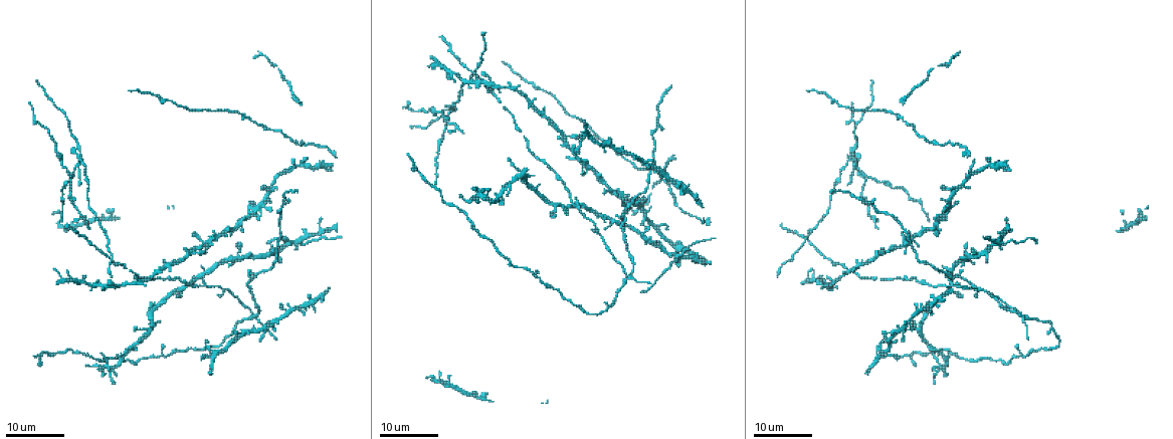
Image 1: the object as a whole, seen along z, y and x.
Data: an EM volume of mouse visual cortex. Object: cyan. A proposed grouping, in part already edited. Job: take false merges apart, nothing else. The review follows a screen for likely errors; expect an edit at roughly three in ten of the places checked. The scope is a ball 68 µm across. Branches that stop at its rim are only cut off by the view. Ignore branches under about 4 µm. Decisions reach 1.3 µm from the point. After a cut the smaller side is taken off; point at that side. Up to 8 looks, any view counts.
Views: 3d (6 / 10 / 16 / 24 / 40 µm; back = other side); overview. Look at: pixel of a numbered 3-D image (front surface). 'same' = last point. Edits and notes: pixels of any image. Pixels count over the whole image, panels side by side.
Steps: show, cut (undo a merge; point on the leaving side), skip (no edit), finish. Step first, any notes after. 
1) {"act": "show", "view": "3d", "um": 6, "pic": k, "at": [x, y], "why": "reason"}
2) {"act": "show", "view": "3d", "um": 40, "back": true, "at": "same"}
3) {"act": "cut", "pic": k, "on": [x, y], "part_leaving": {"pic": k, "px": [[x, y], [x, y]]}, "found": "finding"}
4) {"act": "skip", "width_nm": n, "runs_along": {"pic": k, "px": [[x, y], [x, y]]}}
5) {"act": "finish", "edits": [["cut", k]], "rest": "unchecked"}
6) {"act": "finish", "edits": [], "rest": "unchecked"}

{"act": "show", "view": "3d", "um": 24, "pic": 1, "at": [580, 206], "why": "arms part here"}

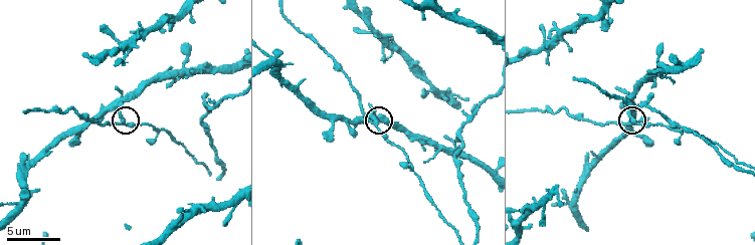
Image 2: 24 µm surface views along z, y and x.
{"act": "show", "view": "3d", "um": 6, "pic": 2, "at": [378, 120]}

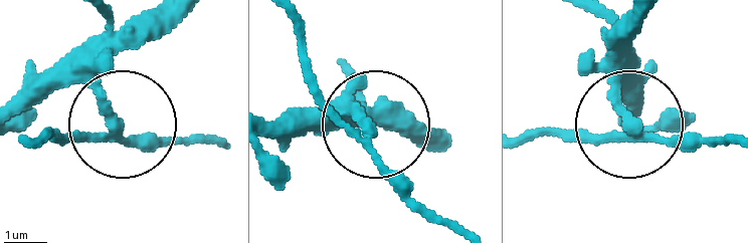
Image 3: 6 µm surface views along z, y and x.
{"act": "skip", "found": "continuous, no second cell"}

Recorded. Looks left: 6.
{"act": "show", "view": "3d", "um": 16, "pic": 1, "at": [1002, 244]}

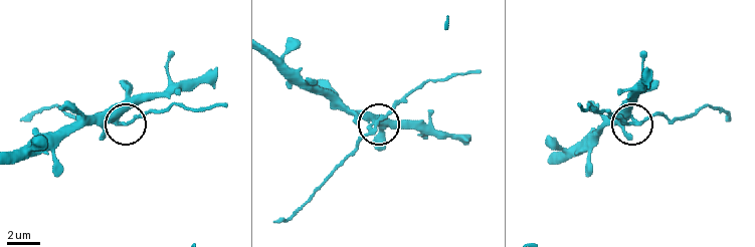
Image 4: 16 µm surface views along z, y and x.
{"act": "show", "view": "3d", "um": 6, "pic": 4, "at": [371, 127], "why": "zoom in"}

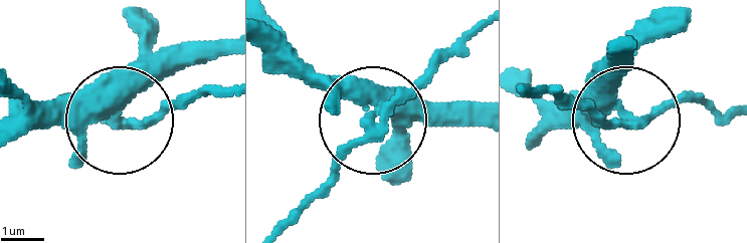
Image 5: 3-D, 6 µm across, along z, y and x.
{"act": "cut", "pic": 5, "on": [333, 174], "width_nm": 250, "part_leaving": {"pic": 5, "px": [[370, 137], [284, 230]]}, "found": "a second cell is stuck on"}

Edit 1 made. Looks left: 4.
{"act": "show", "view": "overview"}

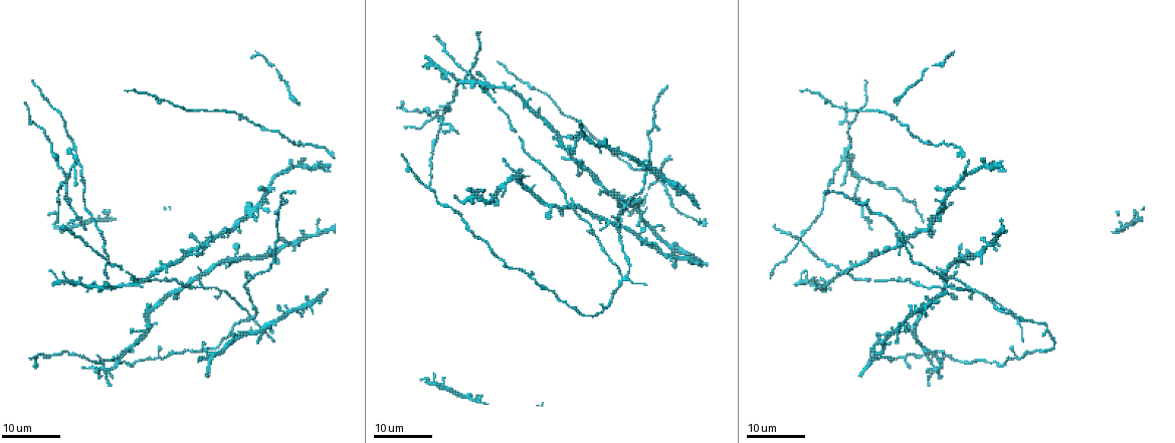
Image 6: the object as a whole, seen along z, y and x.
{"act": "show", "view": "3d", "um": 24, "pic": 6, "at": [1015, 317], "why": "looks like a crossing"}

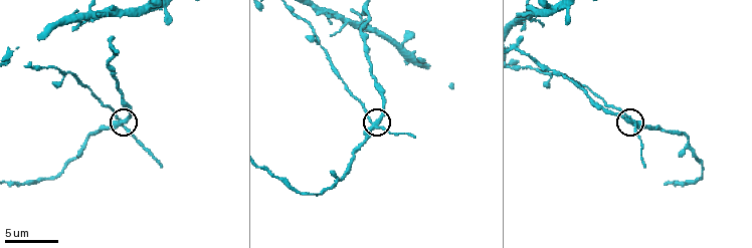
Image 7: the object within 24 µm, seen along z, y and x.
{"act": "show", "view": "3d", "um": 6, "pic": 7, "at": [376, 123]}

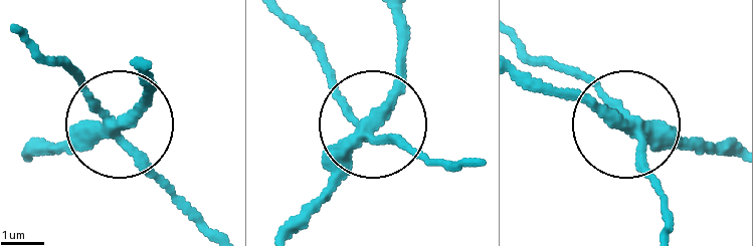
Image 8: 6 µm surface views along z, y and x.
{"act": "cut", "pic": 8, "on": [334, 184], "arms": 4, "part_leaving": {"pic": 8, "px": [[369, 129], [401, 67], [401, 14]]}, "found": "two cells meet here"}

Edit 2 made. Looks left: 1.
{"act": "finish", "edits": [["cut", 5], ["cut", 8]], "rest": "unchecked"}

